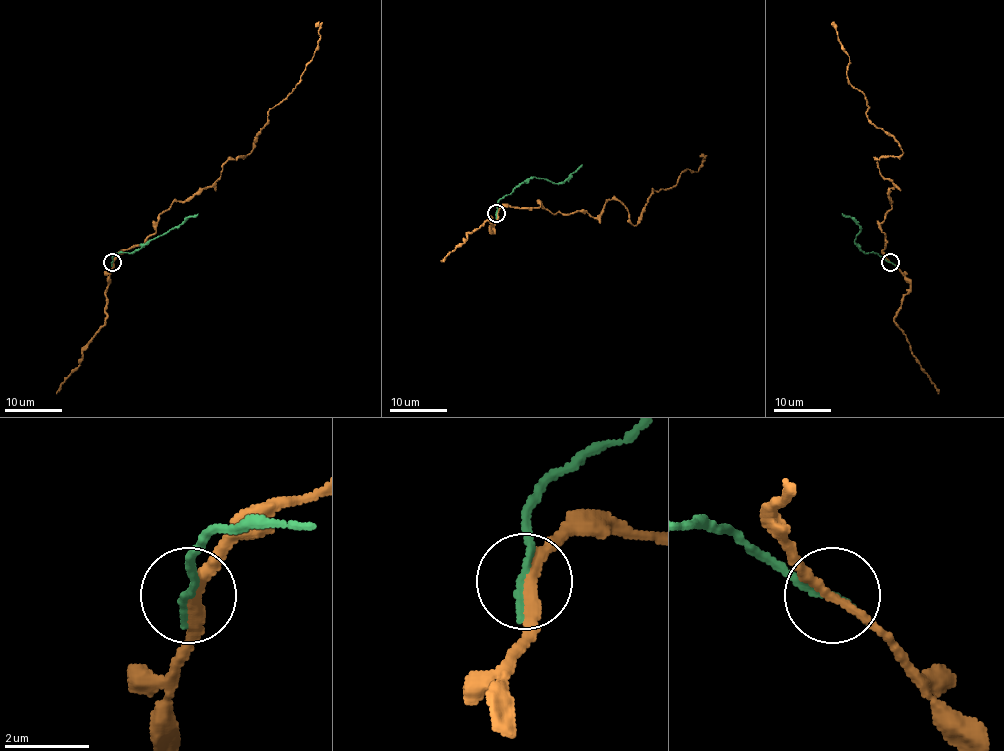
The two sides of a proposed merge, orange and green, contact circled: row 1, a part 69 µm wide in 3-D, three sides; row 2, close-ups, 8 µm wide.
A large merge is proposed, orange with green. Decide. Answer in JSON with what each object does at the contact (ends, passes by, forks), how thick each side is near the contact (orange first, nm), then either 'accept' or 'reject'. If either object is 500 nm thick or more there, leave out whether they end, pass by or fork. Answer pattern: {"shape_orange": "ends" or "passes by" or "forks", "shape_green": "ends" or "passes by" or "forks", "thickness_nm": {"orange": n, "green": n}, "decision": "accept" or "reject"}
{"shape_orange": "passes by", "shape_green": "ends", "thickness_nm": {"orange": 240, "green": 200}, "decision": "reject"}

